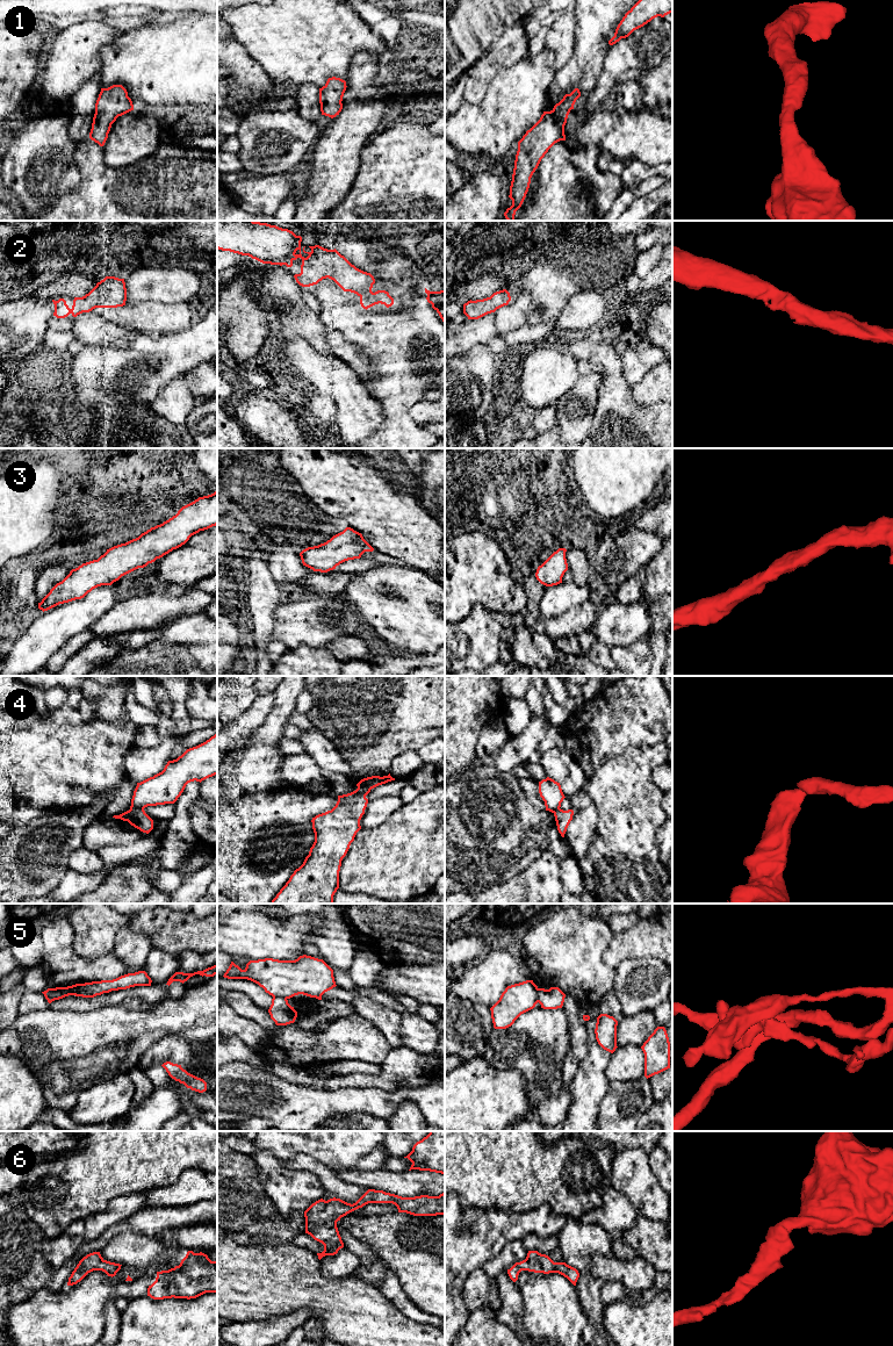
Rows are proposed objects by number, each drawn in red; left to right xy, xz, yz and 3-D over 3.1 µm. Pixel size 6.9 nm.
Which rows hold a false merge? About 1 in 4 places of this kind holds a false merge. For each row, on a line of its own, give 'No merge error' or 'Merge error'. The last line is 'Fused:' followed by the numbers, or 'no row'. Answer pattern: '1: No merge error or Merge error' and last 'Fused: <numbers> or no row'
1: No merge error
2: No merge error
3: No merge error
4: Merge error
5: Merge error
6: No merge error
Fused: 4, 5

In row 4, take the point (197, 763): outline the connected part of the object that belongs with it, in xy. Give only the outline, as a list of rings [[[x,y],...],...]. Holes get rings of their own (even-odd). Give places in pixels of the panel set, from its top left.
[[[217,733],[206,742],[187,749],[164,770],[141,783],[134,791],[130,808],[174,804],[190,782],[217,775]]]

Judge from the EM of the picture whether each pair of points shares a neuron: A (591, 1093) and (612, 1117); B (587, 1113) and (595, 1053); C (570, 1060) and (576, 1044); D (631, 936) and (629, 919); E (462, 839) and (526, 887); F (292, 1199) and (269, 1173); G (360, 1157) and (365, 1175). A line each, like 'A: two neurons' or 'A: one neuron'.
A: two neurons
B: one neuron
C: two neurons
D: two neurons
E: two neurons
F: one neuron
G: two neurons

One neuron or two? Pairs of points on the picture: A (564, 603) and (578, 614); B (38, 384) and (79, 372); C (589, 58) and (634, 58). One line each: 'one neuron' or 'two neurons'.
A: two neurons
B: one neuron
C: two neurons

